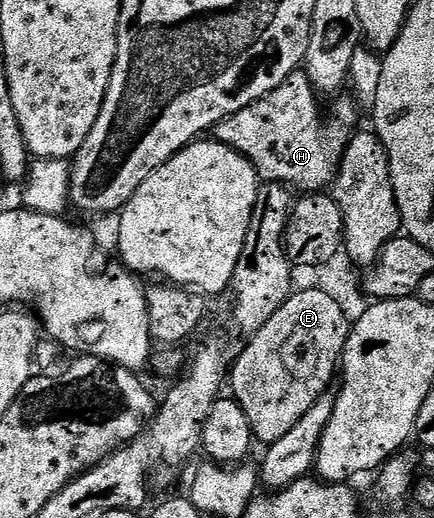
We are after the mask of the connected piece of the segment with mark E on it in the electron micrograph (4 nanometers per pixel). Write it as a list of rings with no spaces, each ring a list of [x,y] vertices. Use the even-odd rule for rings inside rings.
[[[318,289],[305,292],[293,291],[287,302],[276,311],[274,318],[258,330],[241,347],[240,356],[230,373],[230,392],[242,406],[246,418],[250,418],[252,435],[264,446],[269,446],[285,437],[306,414],[323,392],[329,391],[332,375],[337,375],[344,347],[348,341],[350,325],[342,309],[331,296]]]

